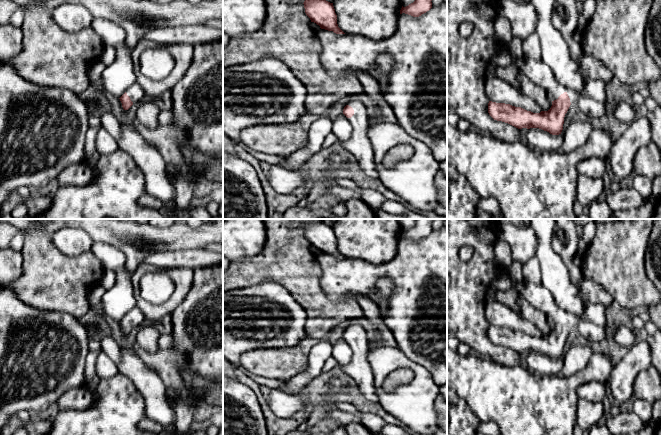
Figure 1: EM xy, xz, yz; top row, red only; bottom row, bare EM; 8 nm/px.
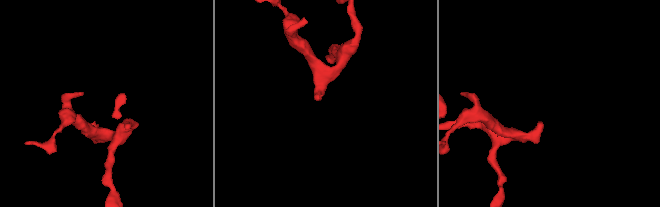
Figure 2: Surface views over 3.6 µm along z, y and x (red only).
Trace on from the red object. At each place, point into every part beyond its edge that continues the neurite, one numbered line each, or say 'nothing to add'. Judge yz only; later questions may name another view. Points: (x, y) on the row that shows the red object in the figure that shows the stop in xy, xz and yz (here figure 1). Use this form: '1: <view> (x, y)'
1: yz (540, 73)

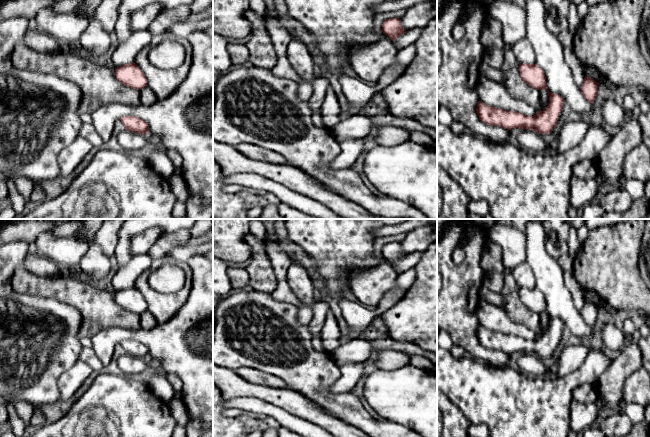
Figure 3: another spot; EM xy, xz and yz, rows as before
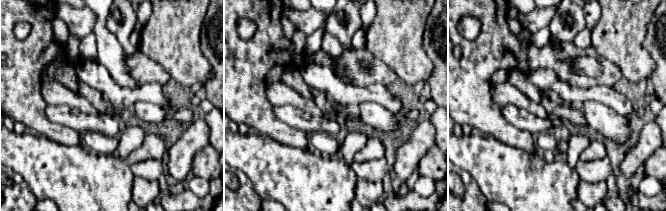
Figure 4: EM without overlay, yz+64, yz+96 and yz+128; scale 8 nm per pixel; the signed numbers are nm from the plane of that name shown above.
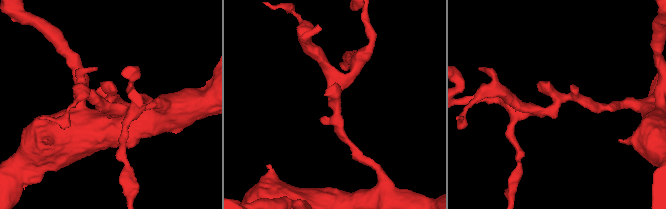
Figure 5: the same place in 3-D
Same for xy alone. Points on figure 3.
nothing to add

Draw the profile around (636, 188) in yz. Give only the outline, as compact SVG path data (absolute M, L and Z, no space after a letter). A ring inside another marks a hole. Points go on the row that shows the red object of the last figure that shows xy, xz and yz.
M625 180L620 185L634 200L645 196L645 183L640 180Z

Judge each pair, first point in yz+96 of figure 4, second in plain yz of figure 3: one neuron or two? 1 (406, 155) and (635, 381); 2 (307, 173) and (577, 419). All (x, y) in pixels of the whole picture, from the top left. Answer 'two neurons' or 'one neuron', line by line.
1: two neurons
2: two neurons

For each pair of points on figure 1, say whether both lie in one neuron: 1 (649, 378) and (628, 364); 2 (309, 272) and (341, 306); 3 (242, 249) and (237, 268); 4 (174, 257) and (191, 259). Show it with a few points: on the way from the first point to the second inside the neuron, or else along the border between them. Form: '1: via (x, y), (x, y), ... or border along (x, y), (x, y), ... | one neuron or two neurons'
1: border along (650, 365), (637, 375), (632, 394) | two neurons
2: via (309, 284), (309, 287), (329, 306) | one neuron
3: border along (261, 251), (251, 258), (239, 259), (233, 262) | two neurons
4: via (178, 258), (187, 258) | one neuron

